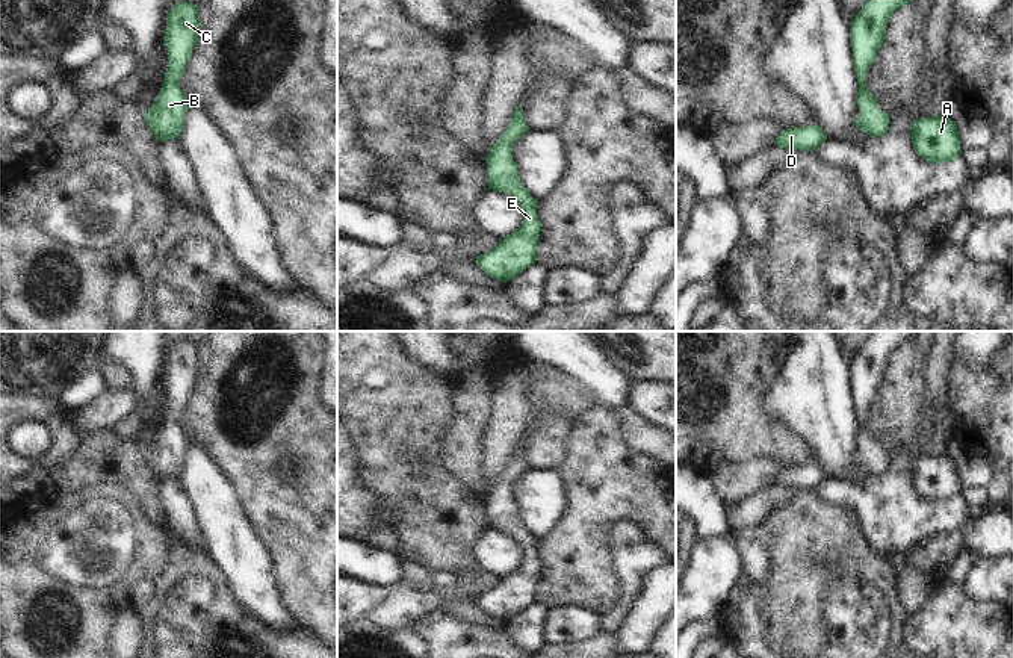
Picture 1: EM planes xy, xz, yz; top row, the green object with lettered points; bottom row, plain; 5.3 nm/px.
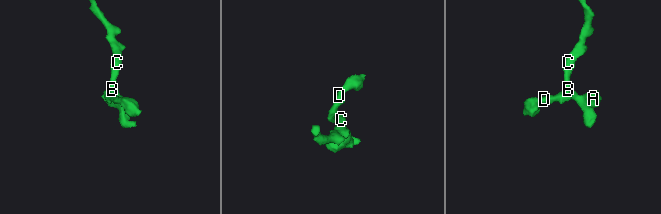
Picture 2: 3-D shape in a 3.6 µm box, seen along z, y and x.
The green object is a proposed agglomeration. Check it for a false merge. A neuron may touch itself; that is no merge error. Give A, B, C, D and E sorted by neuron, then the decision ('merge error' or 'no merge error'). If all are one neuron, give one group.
A B C D E; no merge error

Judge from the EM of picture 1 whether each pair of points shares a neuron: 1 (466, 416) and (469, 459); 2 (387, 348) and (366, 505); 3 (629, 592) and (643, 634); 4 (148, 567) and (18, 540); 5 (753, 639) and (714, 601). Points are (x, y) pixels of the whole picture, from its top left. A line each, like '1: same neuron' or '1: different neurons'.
1: same neuron
2: different neurons
3: different neurons
4: same neuron
5: different neurons

